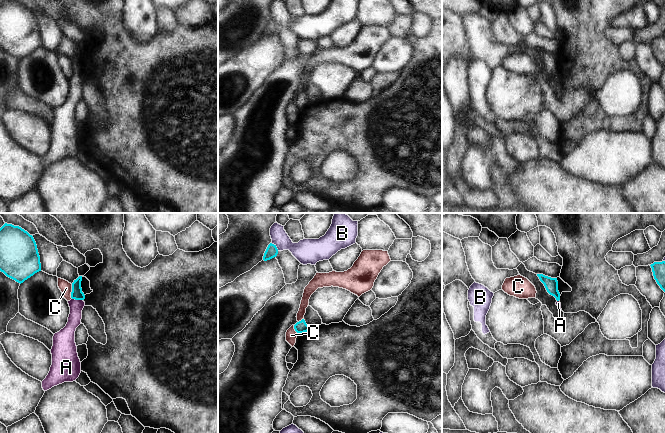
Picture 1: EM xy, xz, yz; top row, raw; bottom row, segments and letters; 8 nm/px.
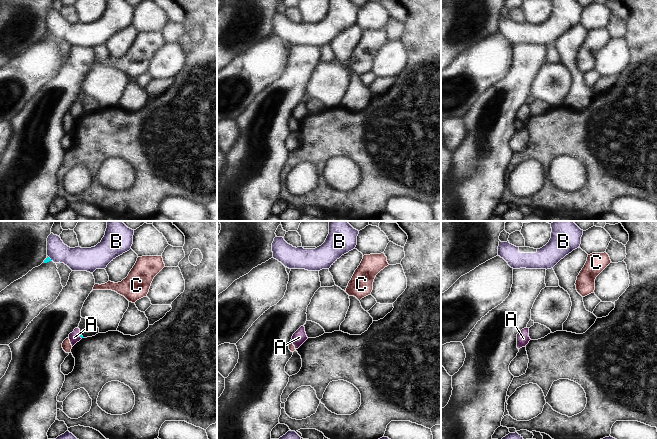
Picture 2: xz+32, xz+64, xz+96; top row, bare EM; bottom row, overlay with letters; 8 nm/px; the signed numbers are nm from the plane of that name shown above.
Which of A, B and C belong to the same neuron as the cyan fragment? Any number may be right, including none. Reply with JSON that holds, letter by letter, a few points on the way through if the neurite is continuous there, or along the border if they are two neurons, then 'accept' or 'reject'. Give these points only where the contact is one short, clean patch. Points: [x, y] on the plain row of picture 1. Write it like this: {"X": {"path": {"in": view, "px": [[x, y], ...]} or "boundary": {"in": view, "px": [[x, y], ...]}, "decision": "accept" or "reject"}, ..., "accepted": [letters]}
{"A": {"path": {"in": "xy", "px": [[77, 70], [77, 75], [76, 82]]}, "decision": "accept"}, "B": {"decision": "reject"}, "C": {"boundary": {"in": "xy", "px": [[72, 60], [71, 74]]}, "decision": "reject"}, "accepted": ["A"]}

